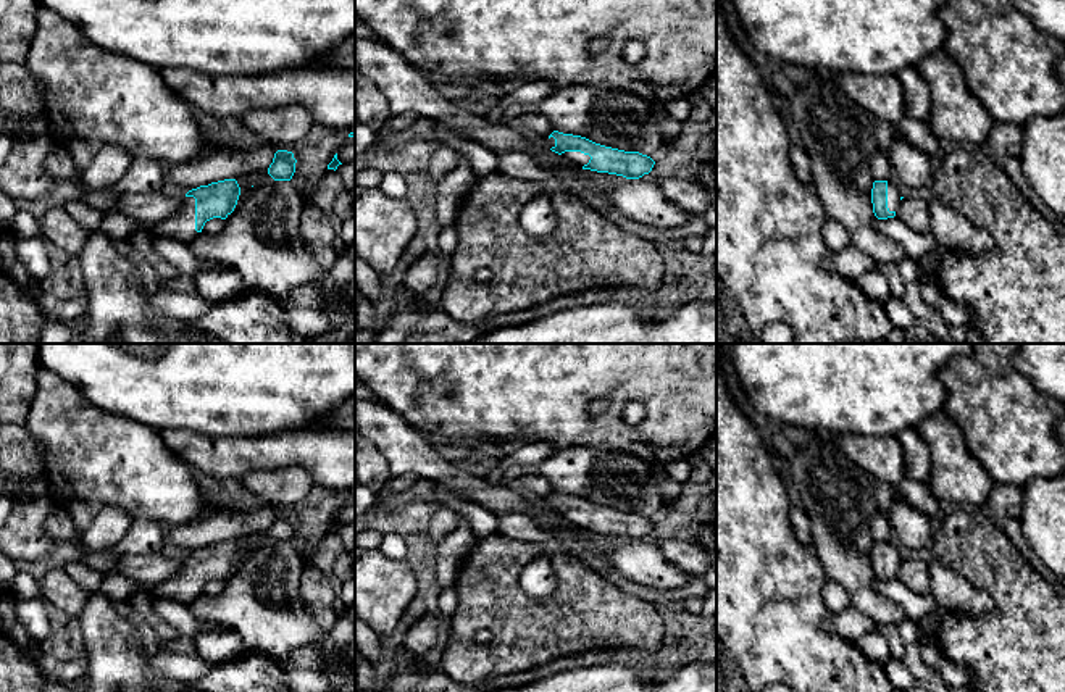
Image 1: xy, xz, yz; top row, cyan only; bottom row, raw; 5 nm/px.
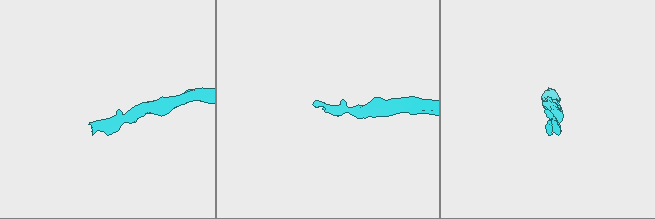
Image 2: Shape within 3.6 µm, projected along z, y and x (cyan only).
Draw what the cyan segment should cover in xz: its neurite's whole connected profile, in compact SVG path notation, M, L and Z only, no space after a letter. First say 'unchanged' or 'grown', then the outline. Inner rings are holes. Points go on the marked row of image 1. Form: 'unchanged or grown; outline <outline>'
grown; outline M553 131L544 137L545 145L565 160L597 173L639 179L649 174L655 161L639 152L624 152L595 144L586 137Z

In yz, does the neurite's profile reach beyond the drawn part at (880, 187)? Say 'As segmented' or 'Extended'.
Extended

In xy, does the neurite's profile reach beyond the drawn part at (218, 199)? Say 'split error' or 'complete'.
split error

